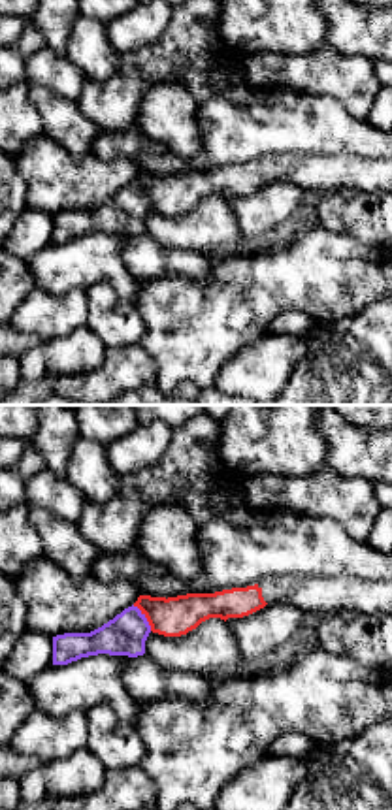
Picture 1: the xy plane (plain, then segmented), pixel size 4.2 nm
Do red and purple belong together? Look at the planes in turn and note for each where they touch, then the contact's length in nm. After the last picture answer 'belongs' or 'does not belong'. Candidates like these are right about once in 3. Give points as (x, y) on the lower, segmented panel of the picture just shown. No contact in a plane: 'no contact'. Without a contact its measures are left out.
contact (146, 616); length 140 nm

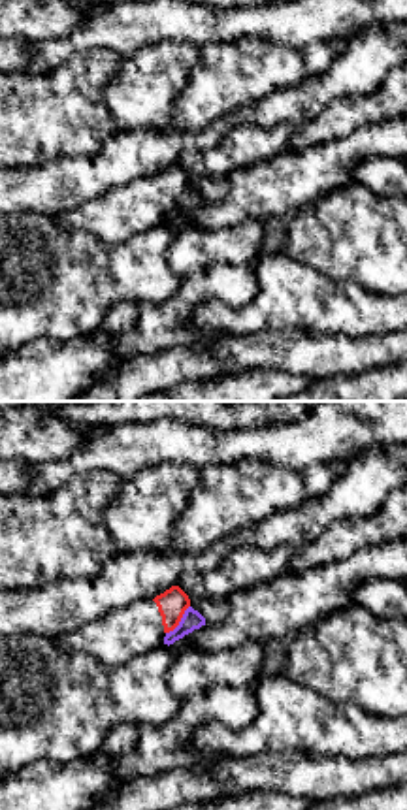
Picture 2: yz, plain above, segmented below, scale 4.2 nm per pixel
contact (179, 620); length 160 nm

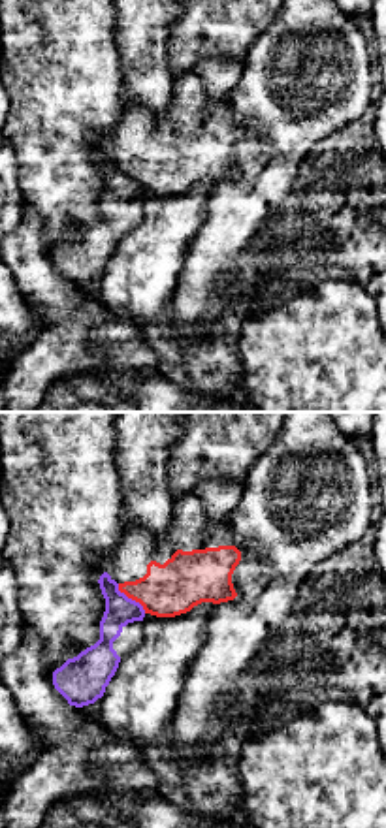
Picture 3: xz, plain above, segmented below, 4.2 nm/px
contact (130, 597); length 180 nm

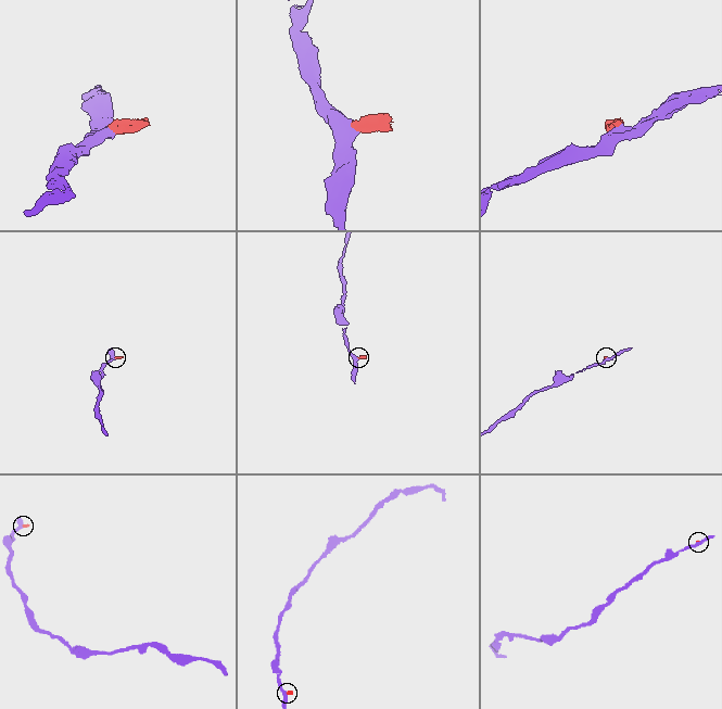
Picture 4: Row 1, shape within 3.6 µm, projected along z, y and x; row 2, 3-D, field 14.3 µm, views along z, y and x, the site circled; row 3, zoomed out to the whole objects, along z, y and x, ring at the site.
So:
does not belong

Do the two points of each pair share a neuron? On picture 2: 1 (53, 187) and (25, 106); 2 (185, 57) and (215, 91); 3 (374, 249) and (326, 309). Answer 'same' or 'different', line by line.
1: different
2: different
3: different

